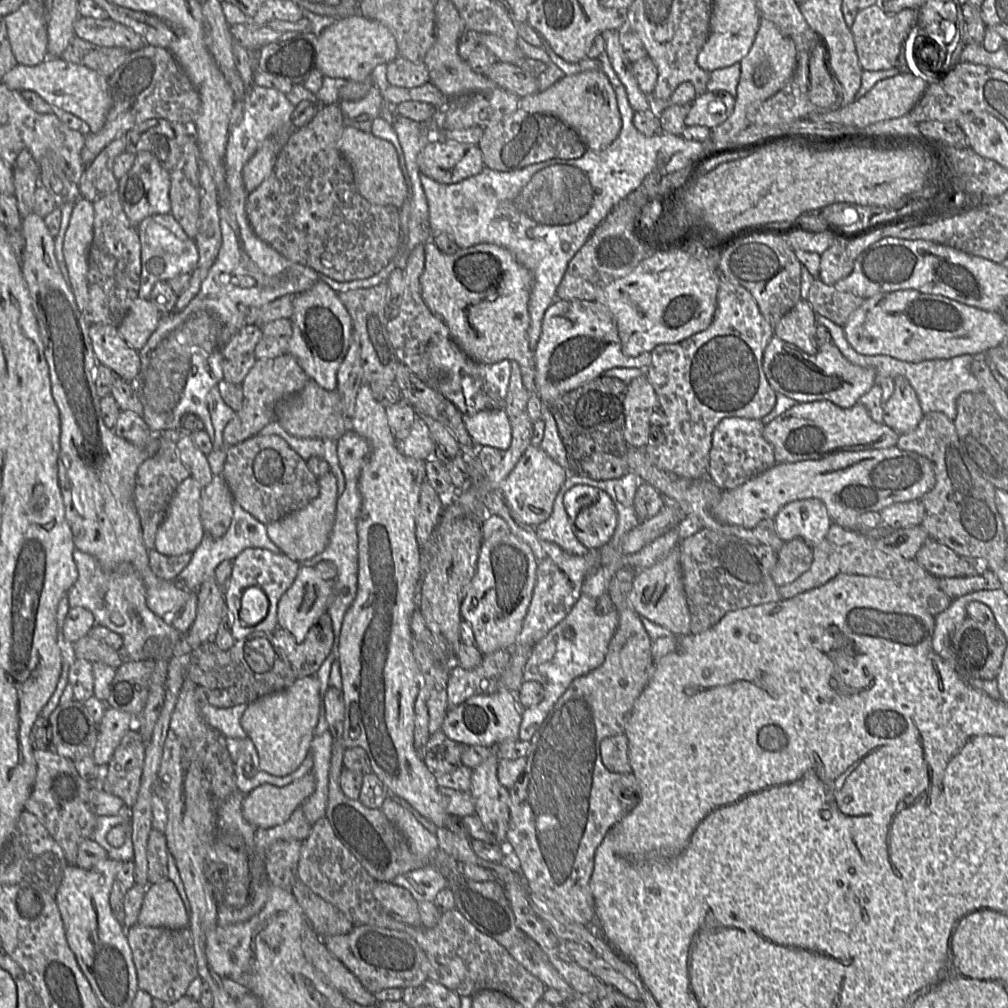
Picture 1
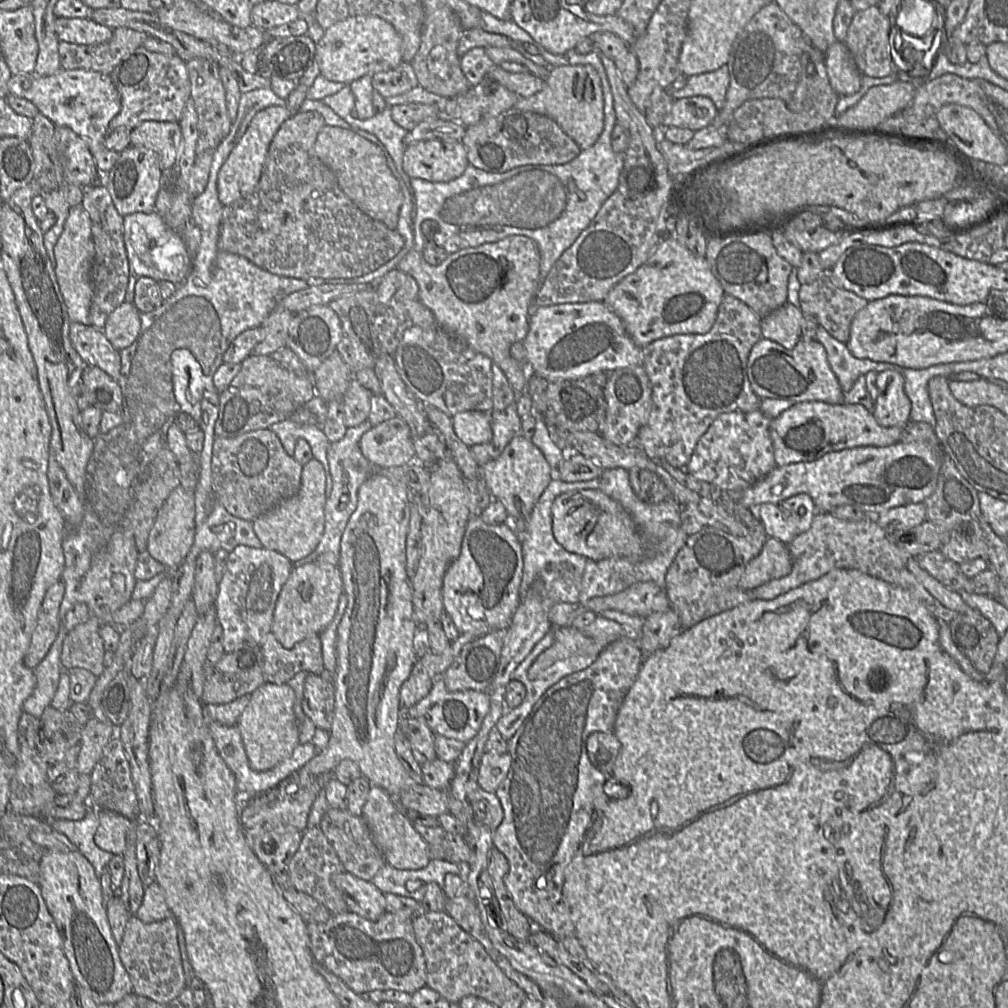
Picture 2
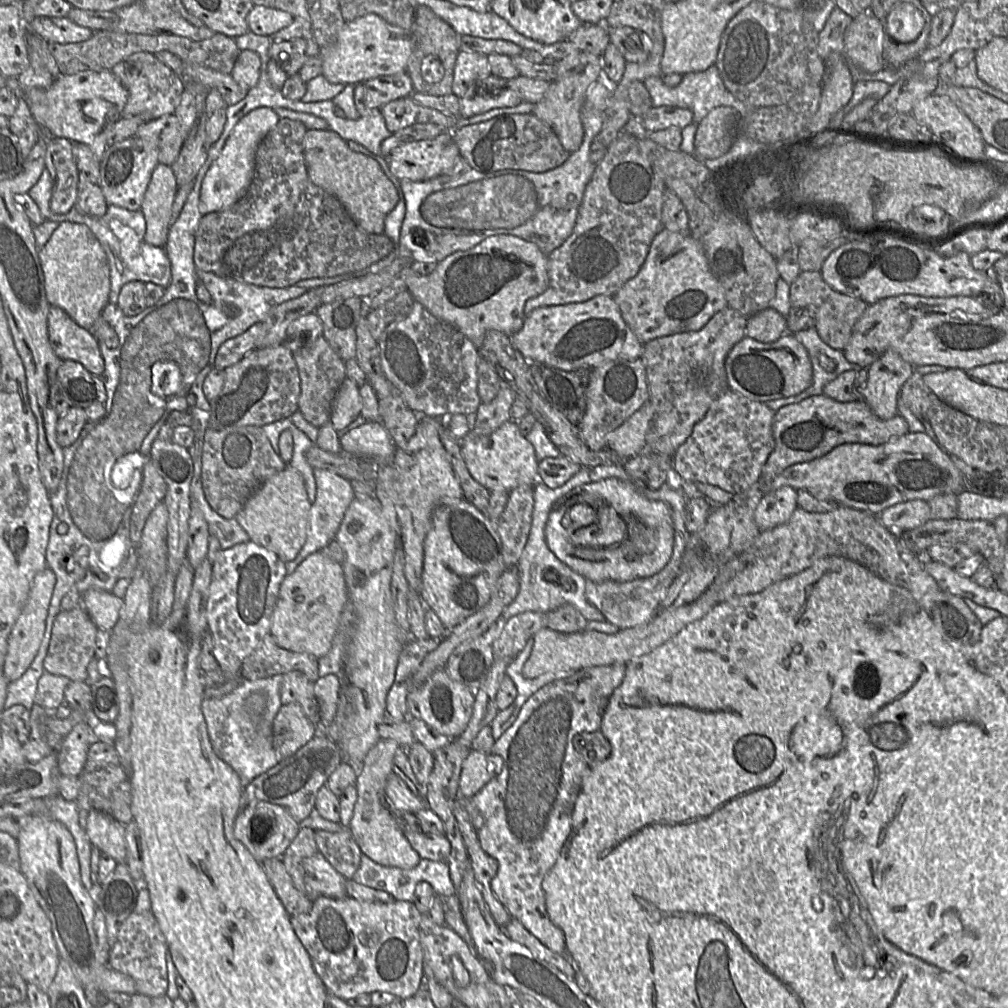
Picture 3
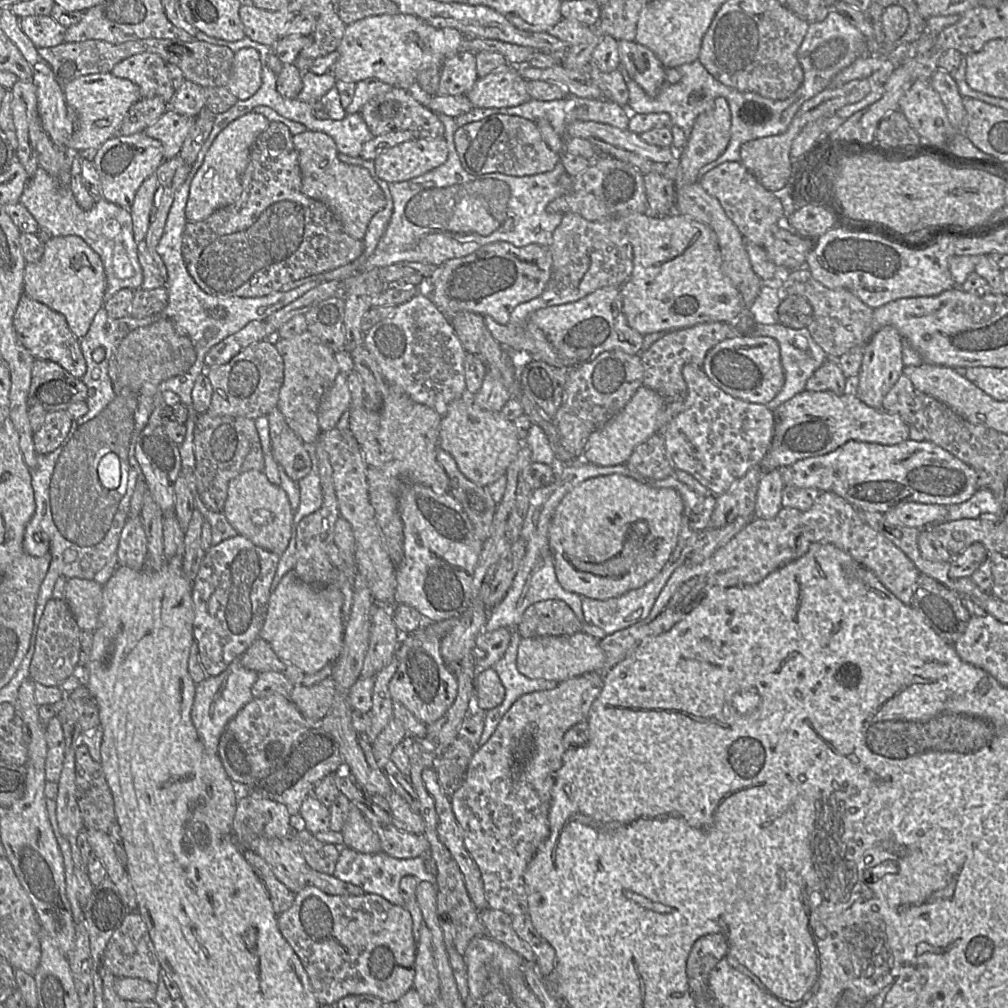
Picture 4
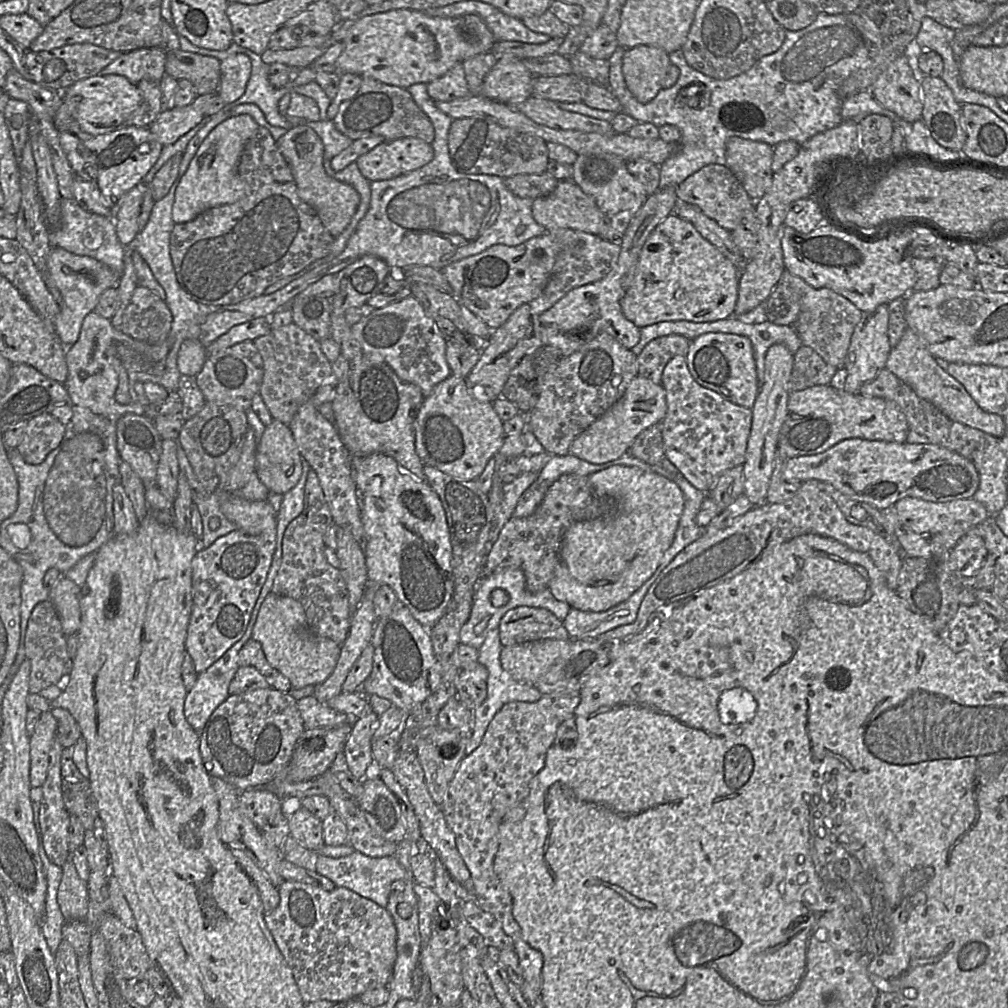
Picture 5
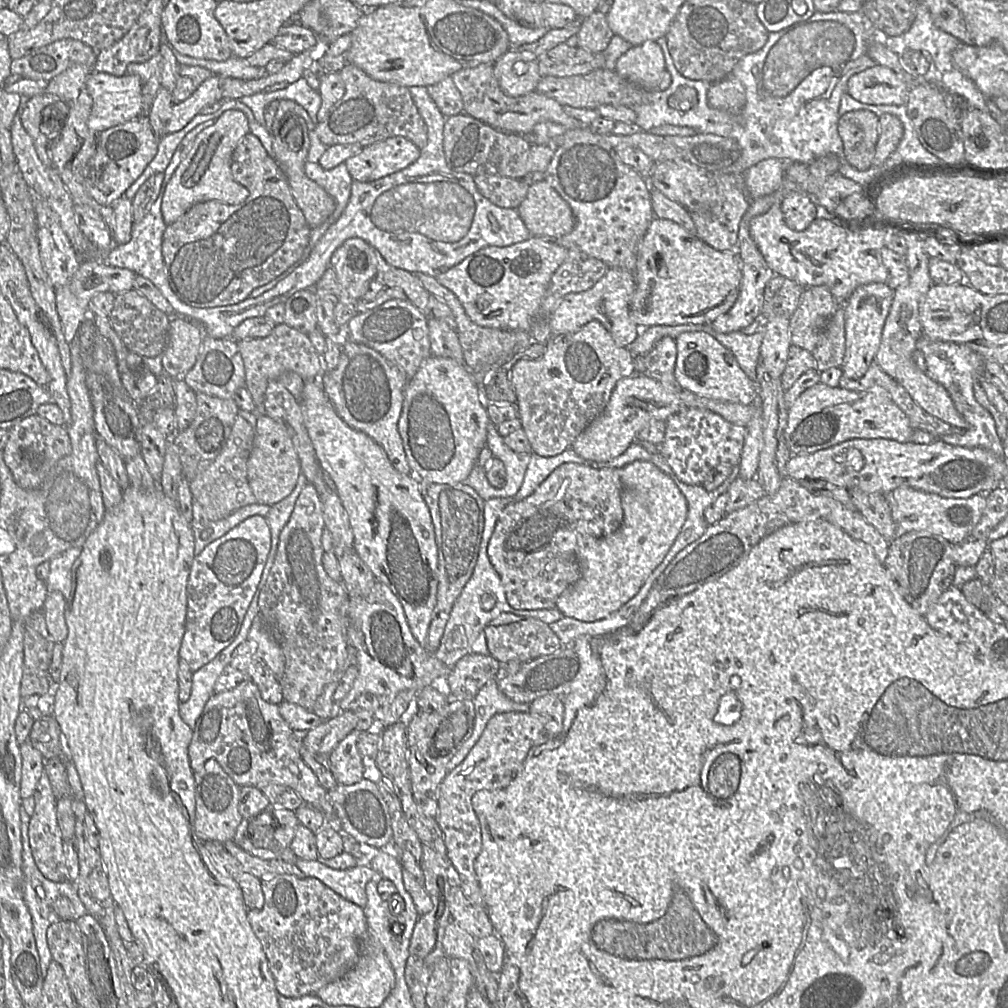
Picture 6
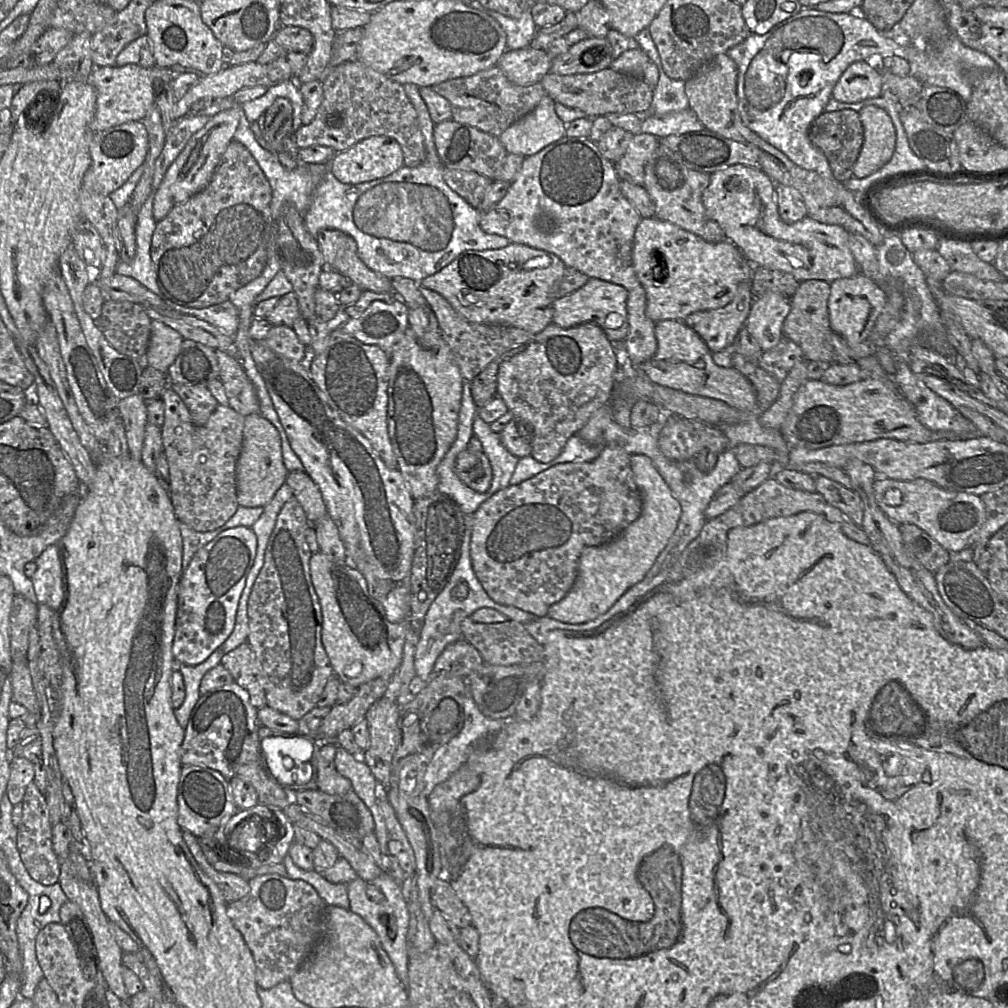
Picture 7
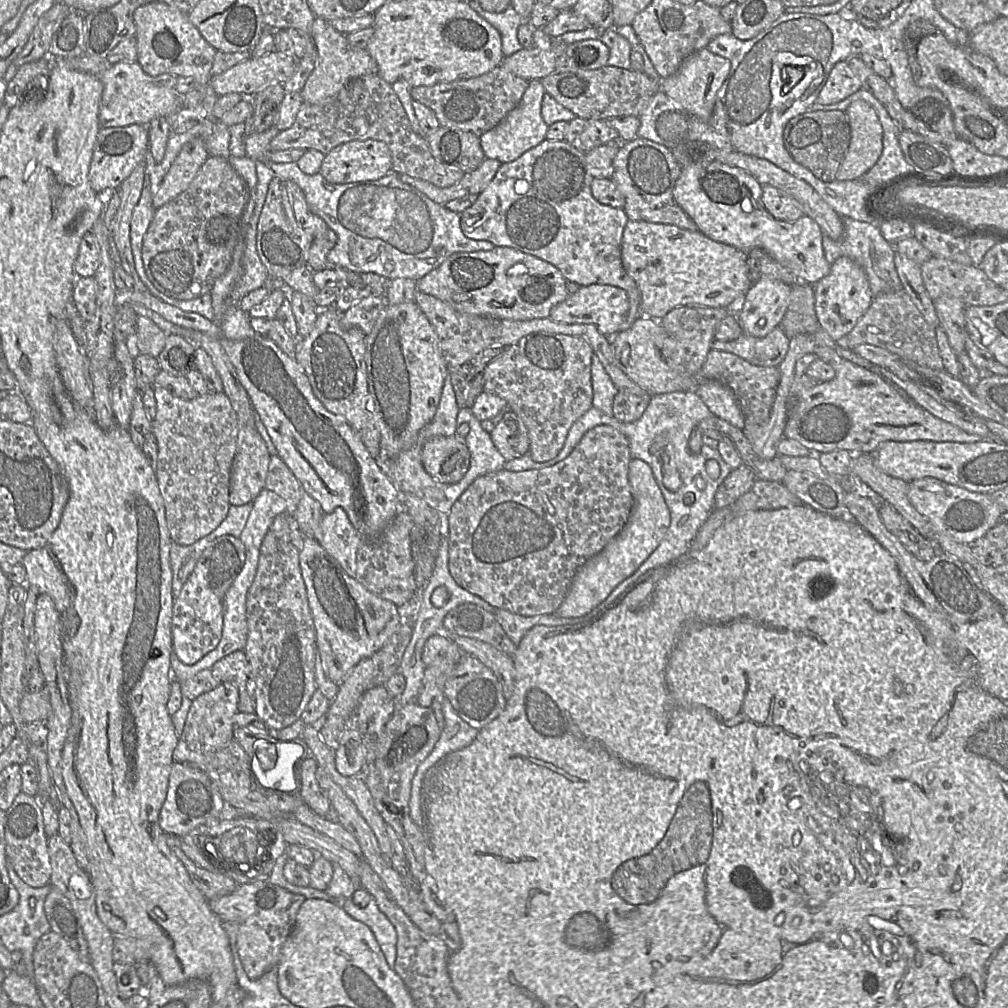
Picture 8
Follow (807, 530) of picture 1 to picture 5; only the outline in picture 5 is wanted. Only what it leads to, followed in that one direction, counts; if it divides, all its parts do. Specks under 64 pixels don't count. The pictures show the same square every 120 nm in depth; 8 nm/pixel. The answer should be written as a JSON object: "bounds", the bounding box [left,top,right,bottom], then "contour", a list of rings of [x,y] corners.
{"bounds":[743,344,794,506],"contour":[[[773,344],[768,349],[765,356],[764,380],[751,409],[751,432],[743,464],[744,494],[756,506],[766,502],[774,460],[778,452],[779,434],[787,416],[790,395],[788,382],[793,369],[793,358],[794,354],[782,344]]]}

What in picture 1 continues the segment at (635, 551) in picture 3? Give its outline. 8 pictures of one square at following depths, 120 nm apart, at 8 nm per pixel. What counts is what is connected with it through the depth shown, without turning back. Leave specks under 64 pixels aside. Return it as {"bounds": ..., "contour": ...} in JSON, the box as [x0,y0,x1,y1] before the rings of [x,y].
{"bounds":[563,485,618,550],"contour":[[[576,485],[564,494],[563,504],[575,536],[585,547],[599,550],[611,540],[618,514],[606,492]]]}

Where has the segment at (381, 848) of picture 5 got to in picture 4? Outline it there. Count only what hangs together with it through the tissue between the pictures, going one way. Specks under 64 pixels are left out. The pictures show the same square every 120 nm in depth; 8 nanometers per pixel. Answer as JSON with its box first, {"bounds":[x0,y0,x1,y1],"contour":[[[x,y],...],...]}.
{"bounds":[361,808,430,859],"contour":[[[371,808],[362,809],[361,812],[370,824],[373,831],[378,835],[381,842],[382,853],[385,853],[391,857],[403,859],[416,857],[425,858],[425,856],[430,853],[430,843],[424,834],[414,834],[399,830],[392,824],[391,816],[389,817],[389,822],[385,823],[372,812]]]}

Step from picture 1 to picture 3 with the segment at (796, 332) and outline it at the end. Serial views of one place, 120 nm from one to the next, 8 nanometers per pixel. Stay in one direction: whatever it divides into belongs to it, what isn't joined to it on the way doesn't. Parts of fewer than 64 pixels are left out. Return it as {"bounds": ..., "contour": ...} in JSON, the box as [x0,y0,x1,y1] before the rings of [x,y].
{"bounds":[745,307,786,343],"contour":[[[770,307],[748,317],[745,328],[747,337],[763,343],[775,342],[786,332],[786,317]]]}

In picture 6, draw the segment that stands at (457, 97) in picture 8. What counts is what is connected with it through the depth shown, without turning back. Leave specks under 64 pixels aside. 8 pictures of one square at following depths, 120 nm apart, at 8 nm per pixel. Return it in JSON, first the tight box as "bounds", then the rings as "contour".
{"bounds":[452,64,588,135],"contour":[[[480,64],[473,68],[464,68],[452,76],[455,86],[463,100],[463,112],[489,126],[508,133],[527,135],[533,127],[543,121],[563,125],[567,130],[588,127],[581,121],[567,115],[563,106],[555,99],[533,91],[519,97],[506,95],[500,88],[494,75],[494,64]]]}

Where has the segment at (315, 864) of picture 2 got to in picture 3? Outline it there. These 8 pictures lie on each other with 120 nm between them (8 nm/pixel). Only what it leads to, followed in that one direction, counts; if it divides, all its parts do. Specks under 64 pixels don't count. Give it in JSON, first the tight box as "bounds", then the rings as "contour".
{"bounds":[282,826,318,894],"contour":[[[308,826],[300,828],[297,836],[282,856],[282,862],[294,886],[300,892],[306,894],[303,861],[318,853],[315,832],[314,829]]]}

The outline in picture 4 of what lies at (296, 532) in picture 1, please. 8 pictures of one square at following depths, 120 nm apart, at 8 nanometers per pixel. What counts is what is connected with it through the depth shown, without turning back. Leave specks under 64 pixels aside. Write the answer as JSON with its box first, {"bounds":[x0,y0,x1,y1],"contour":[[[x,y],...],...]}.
{"bounds":[223,470,294,556],"contour":[[[249,470],[229,482],[223,513],[238,534],[255,545],[278,556],[288,547],[293,534],[294,510],[286,492],[271,483],[263,471]]]}

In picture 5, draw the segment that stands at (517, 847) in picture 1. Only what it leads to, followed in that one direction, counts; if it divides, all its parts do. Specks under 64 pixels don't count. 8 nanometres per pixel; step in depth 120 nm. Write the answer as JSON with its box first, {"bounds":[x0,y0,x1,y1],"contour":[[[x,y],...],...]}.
{"bounds":[440,690,580,1003],"contour":[[[575,690],[543,695],[536,702],[505,704],[491,720],[481,744],[459,763],[440,805],[446,823],[455,835],[457,849],[470,871],[472,899],[501,922],[505,933],[514,940],[514,951],[521,968],[521,991],[529,1003],[541,998],[543,955],[522,938],[521,928],[512,914],[512,896],[494,871],[499,826],[505,814],[528,796],[531,781],[544,767],[558,727],[566,719],[574,718],[579,702],[580,691]]]}

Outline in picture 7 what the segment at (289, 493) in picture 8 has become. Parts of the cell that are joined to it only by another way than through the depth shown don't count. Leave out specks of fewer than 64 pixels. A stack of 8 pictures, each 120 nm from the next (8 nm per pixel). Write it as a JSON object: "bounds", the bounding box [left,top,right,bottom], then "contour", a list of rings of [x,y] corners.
{"bounds":[285,472,328,523],"contour":[[[289,472],[285,484],[292,490],[293,498],[302,506],[310,523],[328,516],[322,494],[306,472]]]}

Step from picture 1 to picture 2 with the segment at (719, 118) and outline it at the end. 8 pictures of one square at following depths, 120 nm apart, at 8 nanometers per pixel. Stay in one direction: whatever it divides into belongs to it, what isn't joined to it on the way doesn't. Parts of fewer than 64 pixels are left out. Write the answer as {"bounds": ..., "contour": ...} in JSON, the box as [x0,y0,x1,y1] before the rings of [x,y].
{"bounds":[663,96,719,131],"contour":[[[692,96],[674,100],[663,127],[688,128],[693,131],[711,125],[719,110],[714,102],[705,96]]]}

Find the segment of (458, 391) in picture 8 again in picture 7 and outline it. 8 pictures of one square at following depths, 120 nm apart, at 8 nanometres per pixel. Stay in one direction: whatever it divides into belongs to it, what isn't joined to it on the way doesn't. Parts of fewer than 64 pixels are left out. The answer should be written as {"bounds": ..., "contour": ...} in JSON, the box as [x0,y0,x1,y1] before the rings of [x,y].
{"bounds":[469,346,525,409],"contour":[[[525,346],[513,348],[491,362],[481,373],[469,382],[473,401],[478,409],[484,407],[497,396],[497,374],[502,362],[520,353]]]}

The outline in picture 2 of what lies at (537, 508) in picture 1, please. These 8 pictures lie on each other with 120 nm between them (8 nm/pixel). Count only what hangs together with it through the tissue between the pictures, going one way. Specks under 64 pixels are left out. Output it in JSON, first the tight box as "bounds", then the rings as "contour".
{"bounds":[479,434,555,519],"contour":[[[521,434],[512,438],[502,453],[494,460],[479,467],[493,499],[504,505],[510,519],[528,519],[543,491],[554,478],[555,470],[548,464],[543,453]]]}

